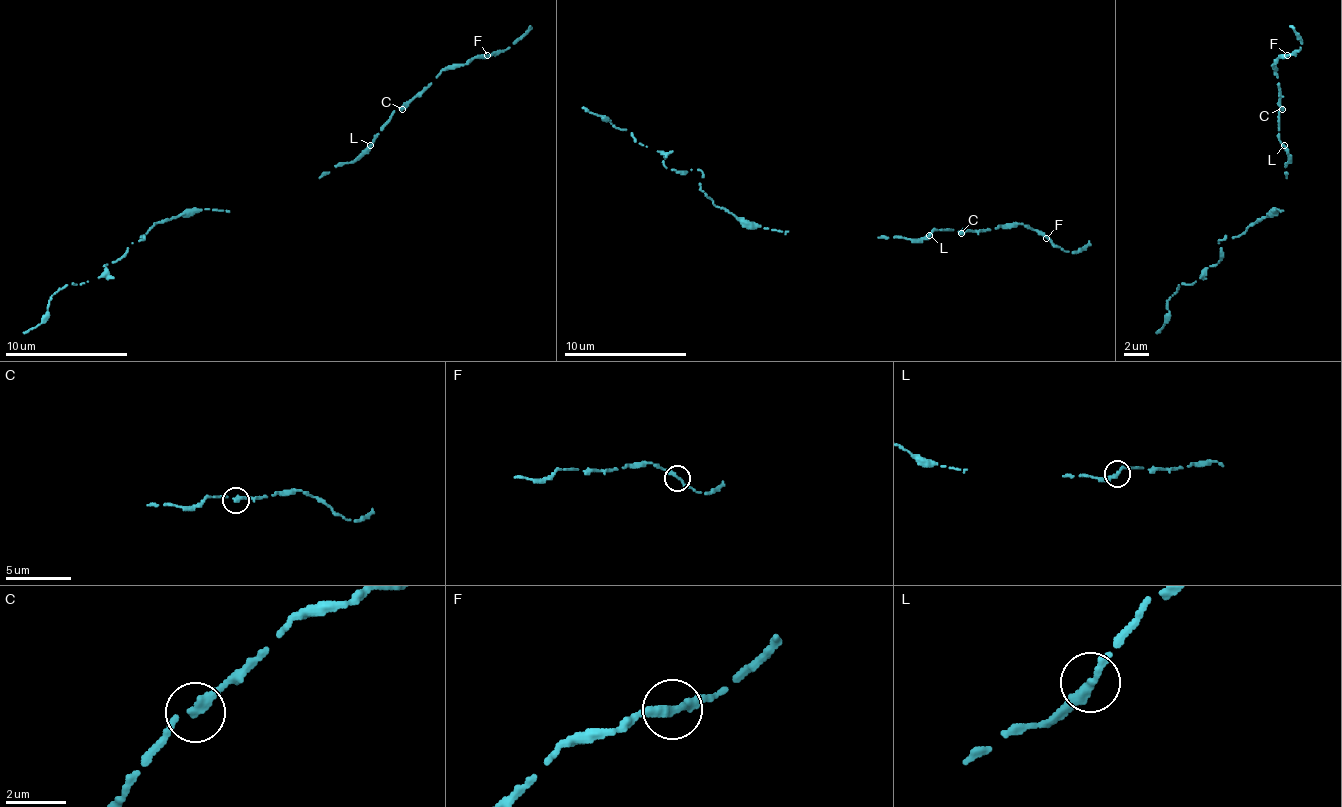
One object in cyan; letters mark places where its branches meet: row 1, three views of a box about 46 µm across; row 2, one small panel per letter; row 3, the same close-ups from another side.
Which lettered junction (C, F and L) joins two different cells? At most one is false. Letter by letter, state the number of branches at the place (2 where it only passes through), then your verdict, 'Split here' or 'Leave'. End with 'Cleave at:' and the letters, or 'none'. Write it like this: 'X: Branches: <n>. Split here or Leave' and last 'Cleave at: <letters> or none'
C: Branches: 2. Leave
F: Branches: 2. Leave
L: Branches: 2. Leave
Cleave at: none

